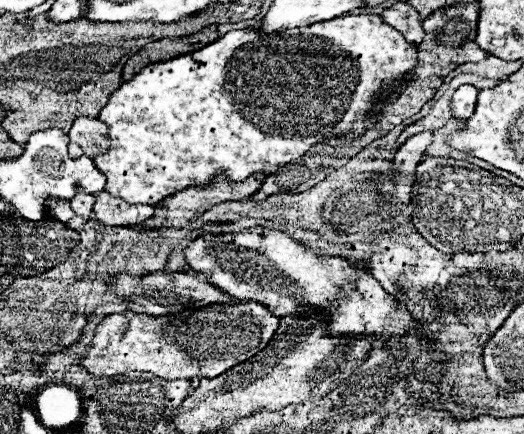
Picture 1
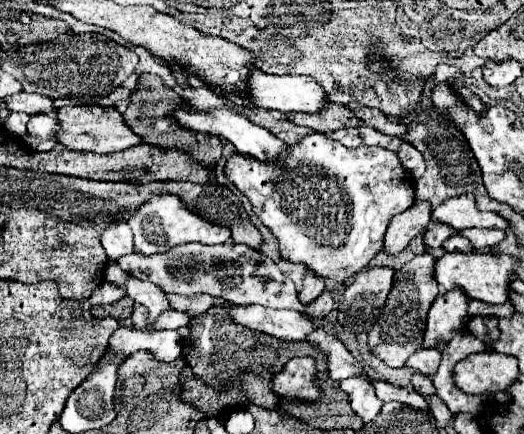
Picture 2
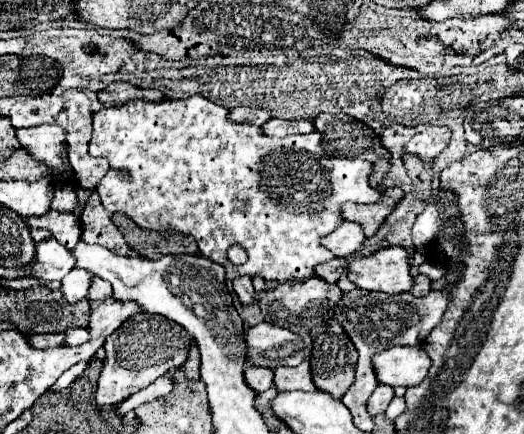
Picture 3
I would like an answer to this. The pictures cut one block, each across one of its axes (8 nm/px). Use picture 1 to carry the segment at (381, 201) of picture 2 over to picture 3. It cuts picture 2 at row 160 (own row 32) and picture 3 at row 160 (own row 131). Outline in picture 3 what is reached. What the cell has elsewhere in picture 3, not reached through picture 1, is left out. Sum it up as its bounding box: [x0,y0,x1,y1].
[90,96,382,282]

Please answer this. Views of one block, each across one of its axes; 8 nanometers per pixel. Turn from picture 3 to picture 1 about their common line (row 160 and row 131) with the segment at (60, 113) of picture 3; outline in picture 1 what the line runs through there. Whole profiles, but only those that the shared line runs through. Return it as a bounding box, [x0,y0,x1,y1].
[68,118,110,158]

